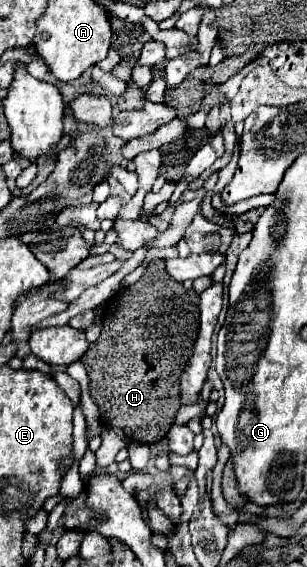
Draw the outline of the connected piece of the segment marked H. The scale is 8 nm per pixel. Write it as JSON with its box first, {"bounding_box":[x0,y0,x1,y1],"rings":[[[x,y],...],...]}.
{"bounding_box":[81,260,199,444],"rings":[[[163,260],[151,262],[137,284],[133,284],[129,290],[117,292],[105,306],[101,336],[97,338],[97,342],[91,344],[89,352],[81,358],[91,378],[89,392],[95,404],[99,406],[101,424],[105,428],[121,428],[129,442],[153,444],[155,440],[163,438],[175,422],[175,414],[181,406],[177,396],[179,376],[189,360],[197,332],[199,296],[195,294],[195,290],[185,290],[181,282],[173,280],[165,270]]]}

